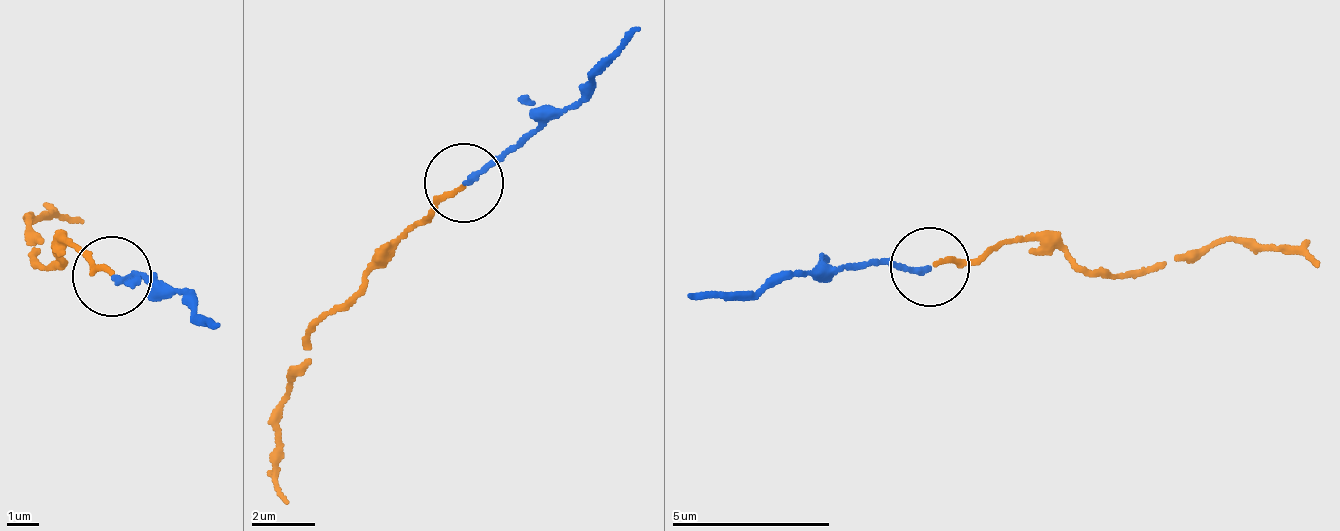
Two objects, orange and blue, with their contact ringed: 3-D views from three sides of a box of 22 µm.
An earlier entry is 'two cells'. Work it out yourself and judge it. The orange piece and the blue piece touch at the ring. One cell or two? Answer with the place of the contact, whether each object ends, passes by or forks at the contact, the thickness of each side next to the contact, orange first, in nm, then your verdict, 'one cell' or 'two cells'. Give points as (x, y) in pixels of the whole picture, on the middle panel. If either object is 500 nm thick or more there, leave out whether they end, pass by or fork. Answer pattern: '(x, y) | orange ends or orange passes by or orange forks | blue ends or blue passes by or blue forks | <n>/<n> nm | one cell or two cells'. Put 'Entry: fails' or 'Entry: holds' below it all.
(464, 182) | orange ends | blue ends | 150/180 nm | one cell
Entry: fails

